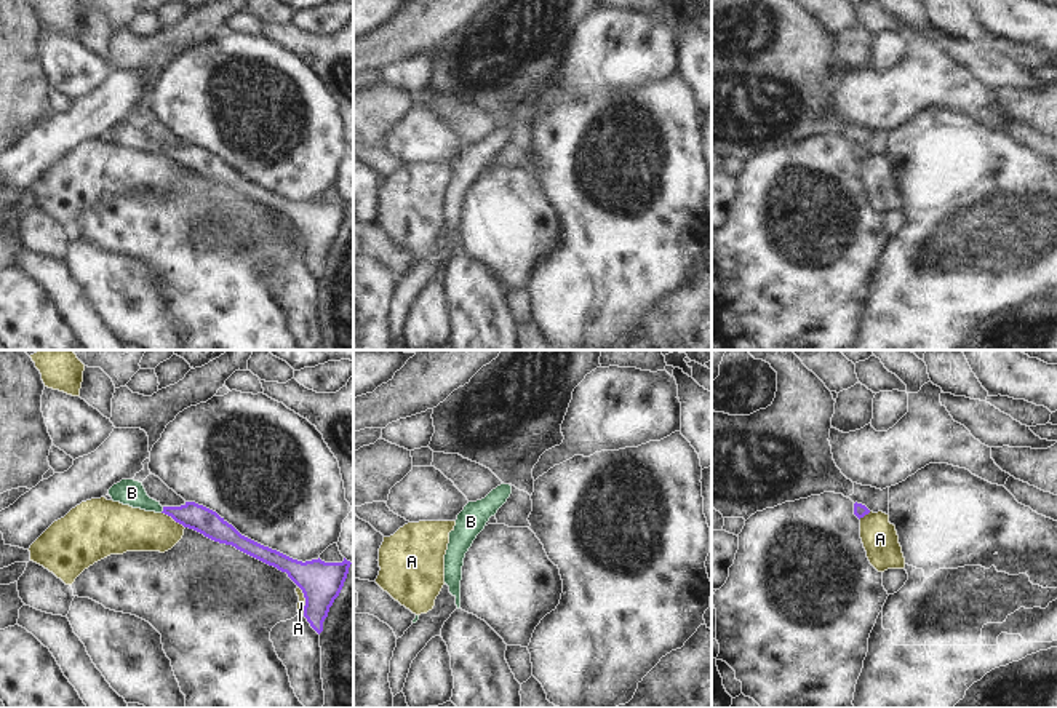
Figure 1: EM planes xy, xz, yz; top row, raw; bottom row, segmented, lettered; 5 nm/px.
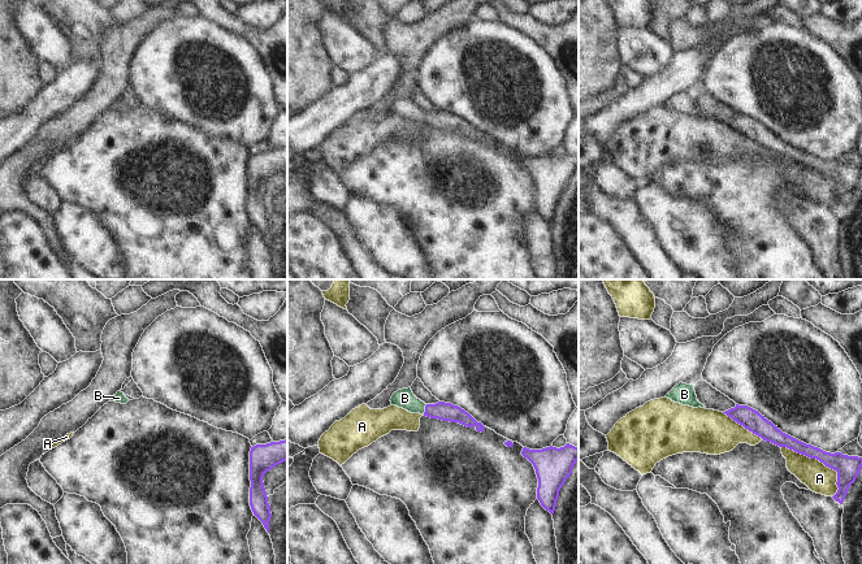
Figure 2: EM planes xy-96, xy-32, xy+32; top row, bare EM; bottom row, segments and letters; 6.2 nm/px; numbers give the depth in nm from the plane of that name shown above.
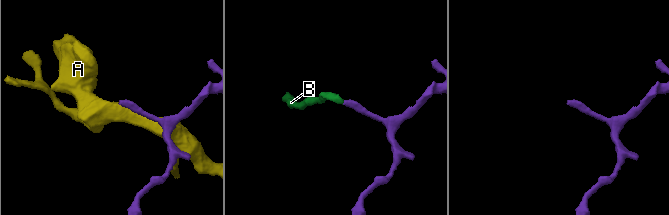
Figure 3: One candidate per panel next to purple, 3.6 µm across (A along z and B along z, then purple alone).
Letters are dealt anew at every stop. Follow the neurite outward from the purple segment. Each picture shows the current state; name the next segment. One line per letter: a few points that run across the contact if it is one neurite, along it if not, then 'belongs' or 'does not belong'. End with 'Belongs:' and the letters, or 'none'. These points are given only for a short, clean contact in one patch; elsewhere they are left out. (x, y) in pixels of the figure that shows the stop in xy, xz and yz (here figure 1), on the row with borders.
A: does not belong
B: xy (195, 517), (163, 510), (146, 504), (131, 493) | belongs
Belongs: B

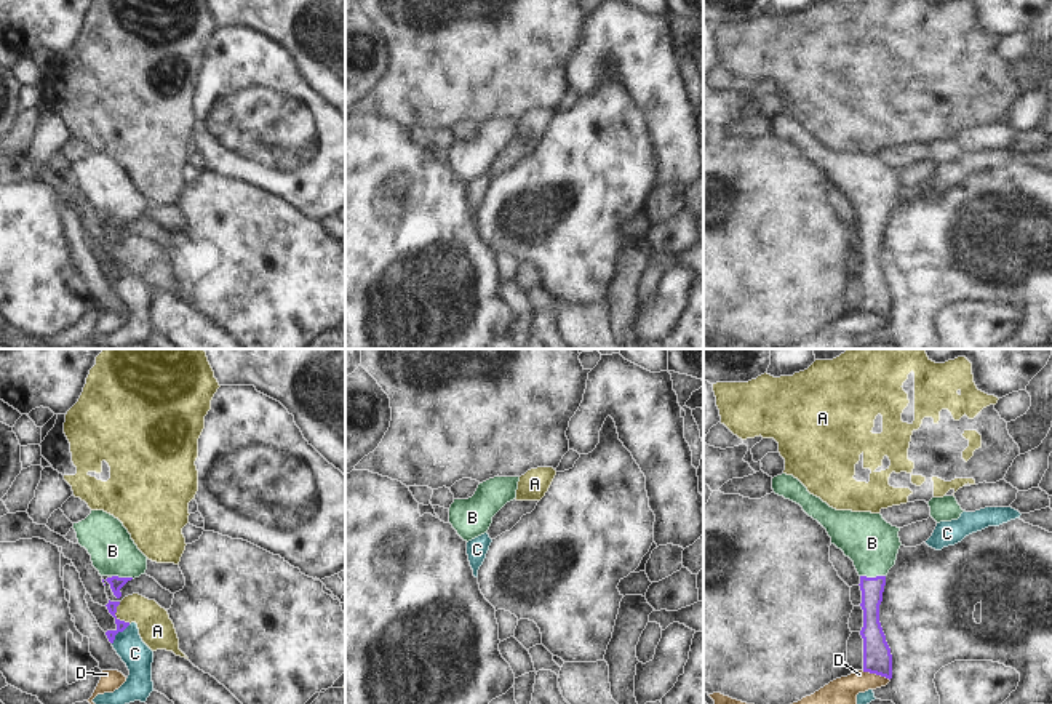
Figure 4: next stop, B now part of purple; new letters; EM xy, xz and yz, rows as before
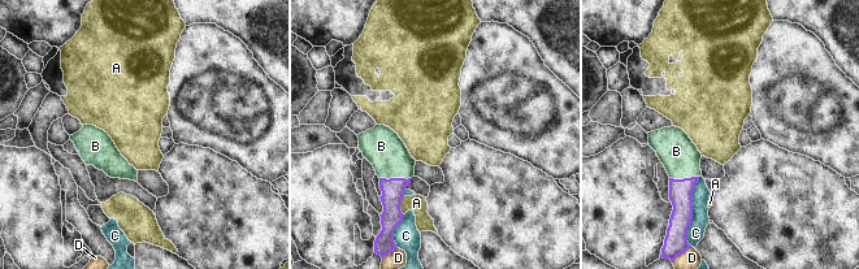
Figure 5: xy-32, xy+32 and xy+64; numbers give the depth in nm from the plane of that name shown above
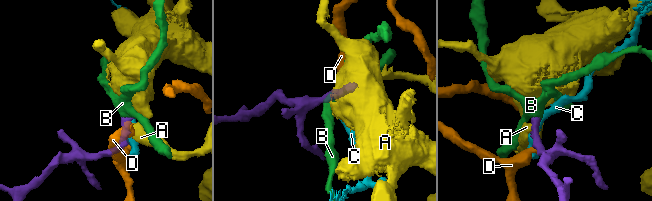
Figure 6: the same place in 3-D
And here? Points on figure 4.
A: xy (119, 602), (115, 615), (130, 623) | does not belong
B: yz (872, 589), (873, 578), (872, 543) | belongs
C: xy (130, 624), (115, 636), (112, 644) | does not belong
D: yz (862, 671), (884, 676), (889, 680) | does not belong
Belongs: B

